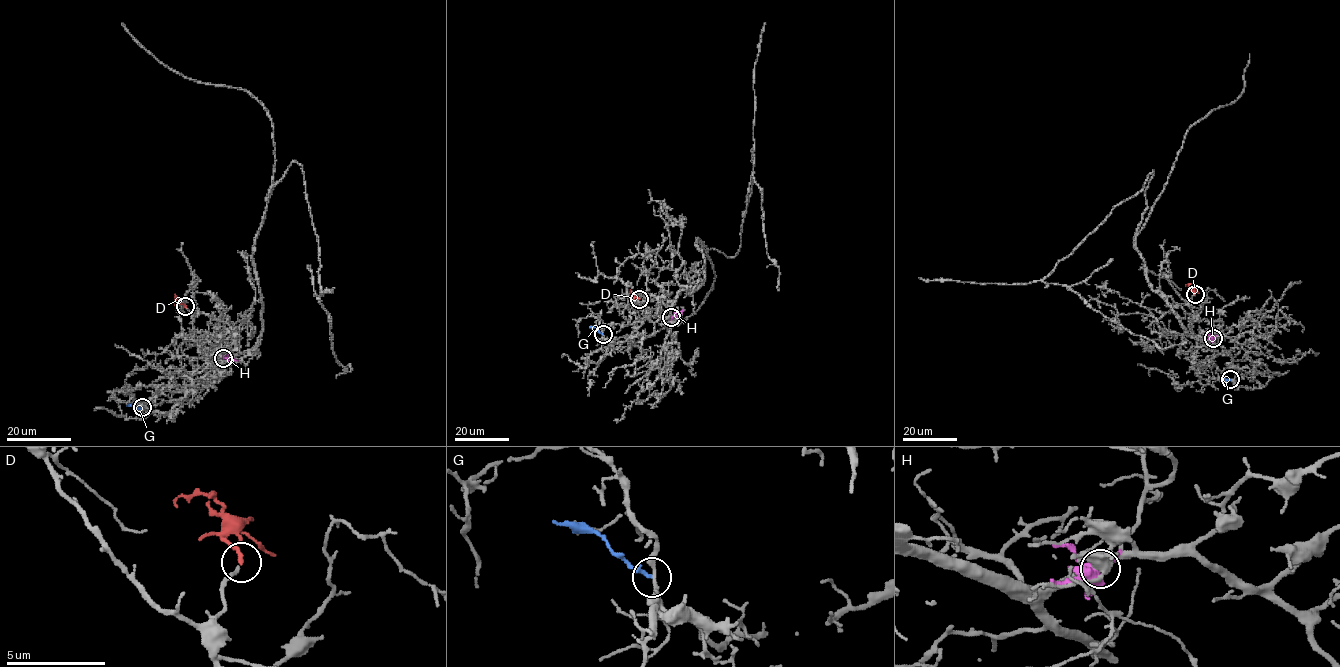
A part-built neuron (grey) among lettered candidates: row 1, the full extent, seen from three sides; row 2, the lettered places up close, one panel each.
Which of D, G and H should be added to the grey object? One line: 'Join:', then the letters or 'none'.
Join: D

